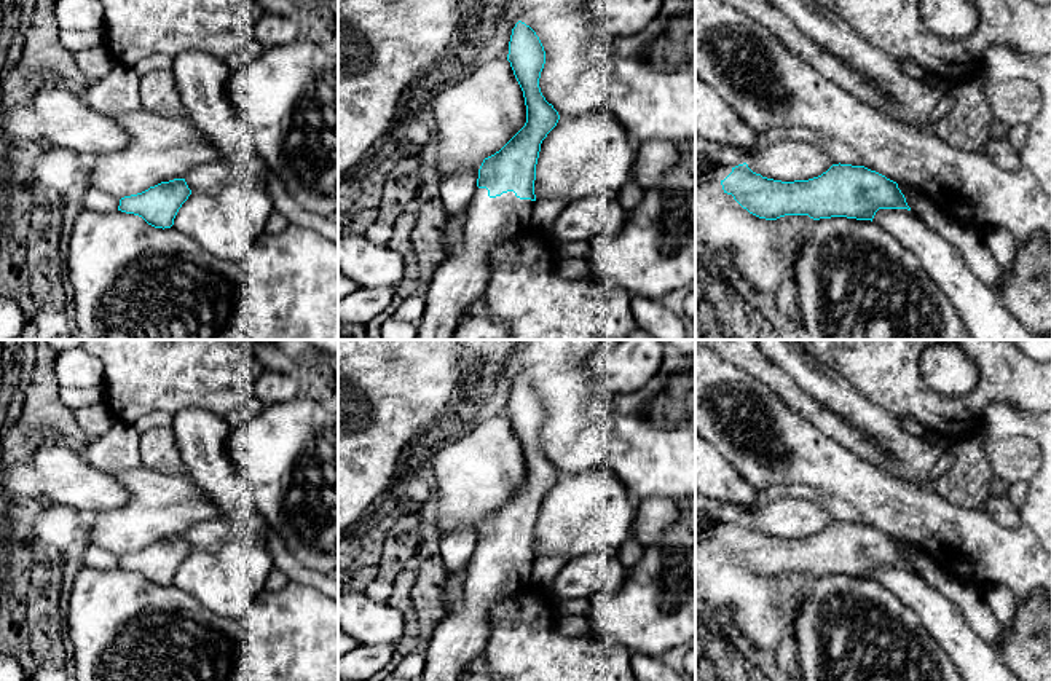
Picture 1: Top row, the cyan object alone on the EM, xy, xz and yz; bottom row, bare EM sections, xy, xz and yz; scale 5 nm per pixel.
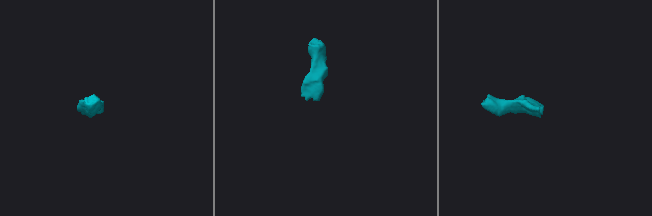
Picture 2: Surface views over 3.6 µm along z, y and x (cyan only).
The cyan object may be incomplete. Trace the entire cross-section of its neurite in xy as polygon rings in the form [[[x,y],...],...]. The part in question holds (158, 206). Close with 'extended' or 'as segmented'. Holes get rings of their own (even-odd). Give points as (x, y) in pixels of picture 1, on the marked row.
[[[185,179],[161,182],[148,190],[120,199],[118,211],[142,217],[155,228],[171,228],[191,190]]] | as segmented

